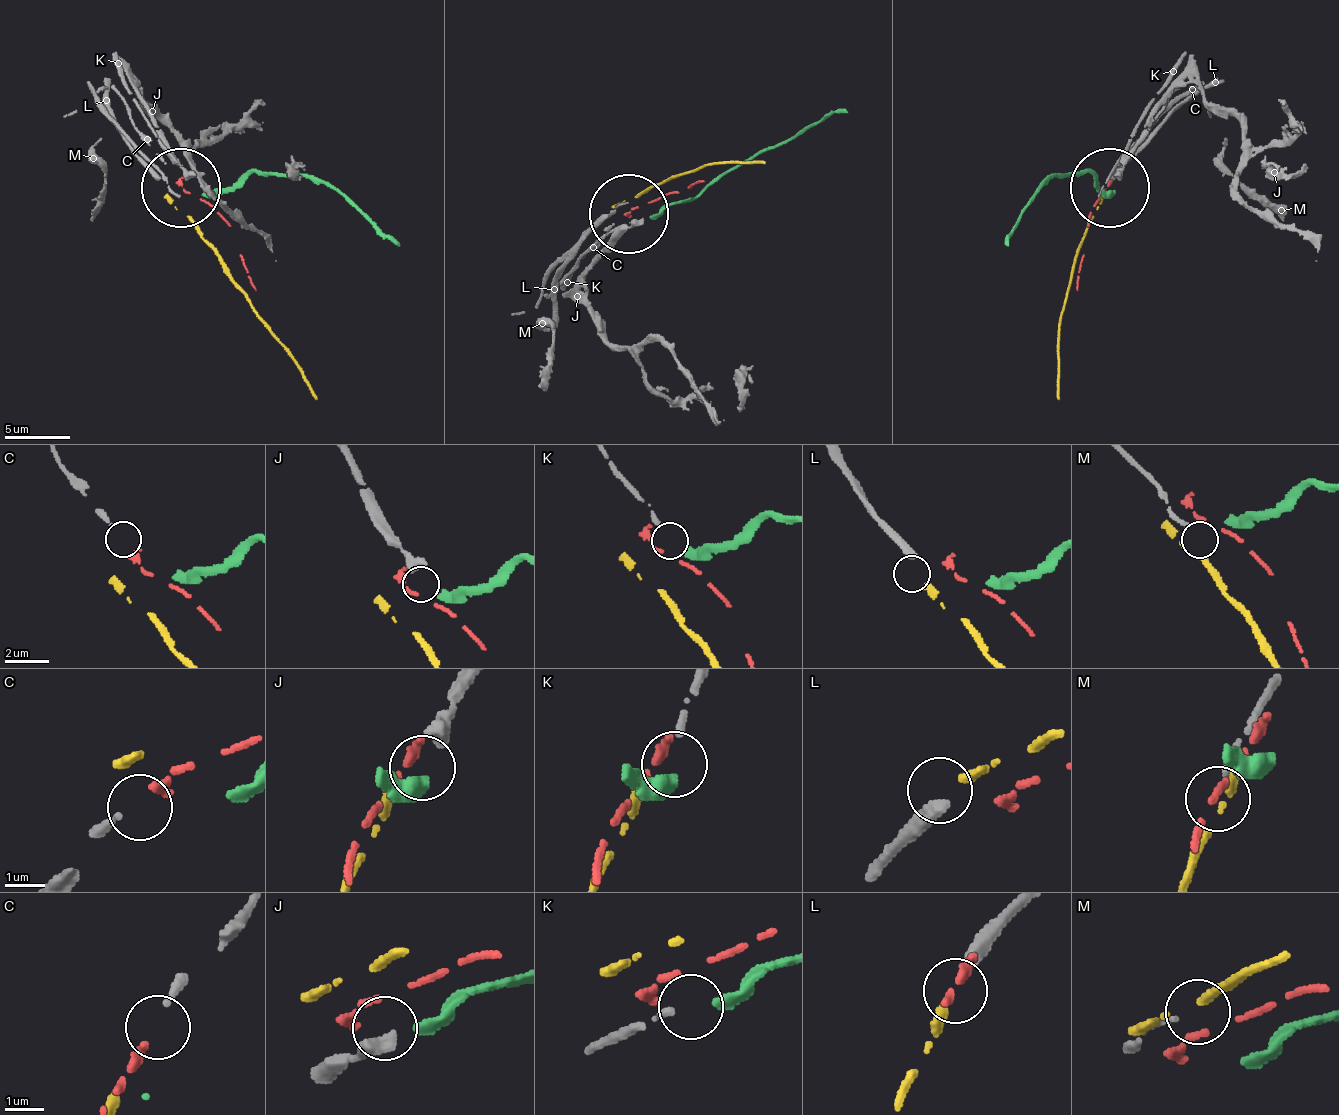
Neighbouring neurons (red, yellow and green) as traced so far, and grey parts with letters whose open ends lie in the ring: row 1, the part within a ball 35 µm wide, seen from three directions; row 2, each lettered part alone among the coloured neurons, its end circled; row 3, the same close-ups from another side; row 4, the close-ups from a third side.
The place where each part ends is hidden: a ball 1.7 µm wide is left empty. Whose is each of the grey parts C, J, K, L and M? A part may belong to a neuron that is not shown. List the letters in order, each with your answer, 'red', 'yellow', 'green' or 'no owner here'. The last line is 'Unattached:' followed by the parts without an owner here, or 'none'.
C: red
J: green
K: no owner here
L: yellow
M: no owner here
Unattached: K, M

